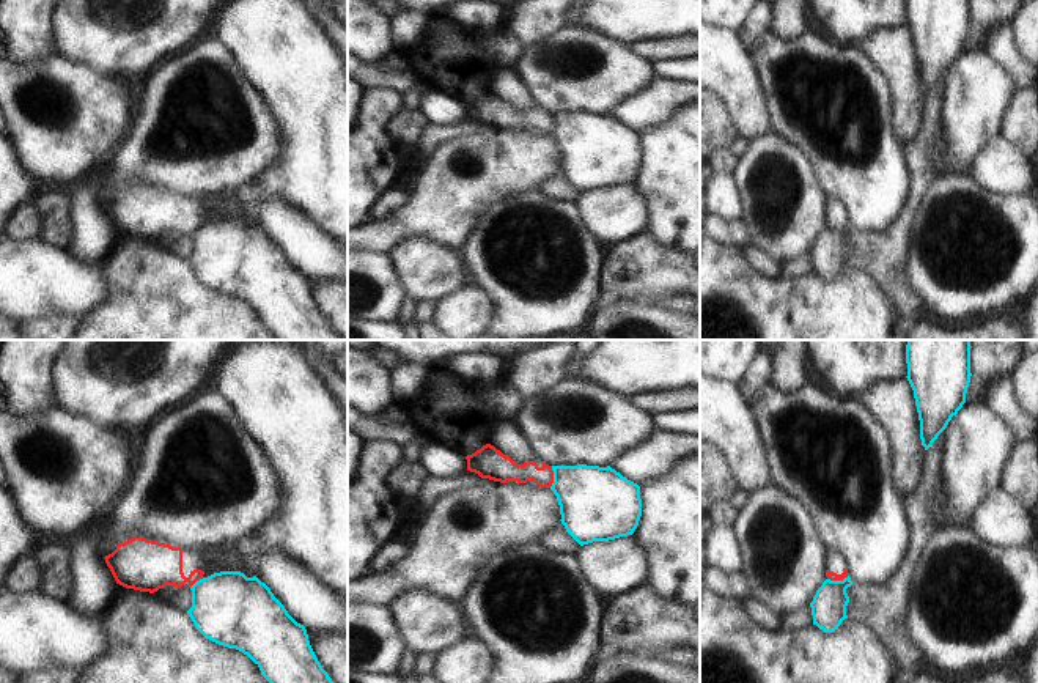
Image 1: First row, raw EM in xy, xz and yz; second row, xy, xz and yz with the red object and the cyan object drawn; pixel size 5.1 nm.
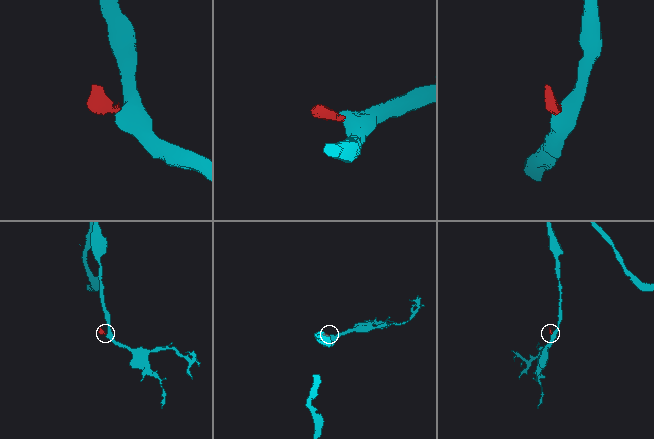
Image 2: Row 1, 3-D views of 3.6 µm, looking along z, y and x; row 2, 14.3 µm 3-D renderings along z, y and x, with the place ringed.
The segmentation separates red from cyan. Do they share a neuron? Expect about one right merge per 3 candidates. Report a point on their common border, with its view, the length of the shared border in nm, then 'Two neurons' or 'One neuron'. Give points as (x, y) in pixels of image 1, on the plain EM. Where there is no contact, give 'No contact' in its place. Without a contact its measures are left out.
Touches red at xz (552, 125). Shared border 110 nm. Two neurons

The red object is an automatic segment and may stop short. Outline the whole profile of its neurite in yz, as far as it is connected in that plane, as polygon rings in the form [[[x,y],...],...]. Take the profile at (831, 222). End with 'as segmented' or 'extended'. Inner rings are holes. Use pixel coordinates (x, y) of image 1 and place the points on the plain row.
[[[829,197],[826,206],[826,223],[830,228],[843,228],[848,225],[848,211],[840,198]]] | extended

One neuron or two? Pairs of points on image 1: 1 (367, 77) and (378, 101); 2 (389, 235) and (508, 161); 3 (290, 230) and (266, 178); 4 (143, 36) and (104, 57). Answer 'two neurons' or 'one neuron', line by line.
1: two neurons
2: one neuron
3: two neurons
4: one neuron

